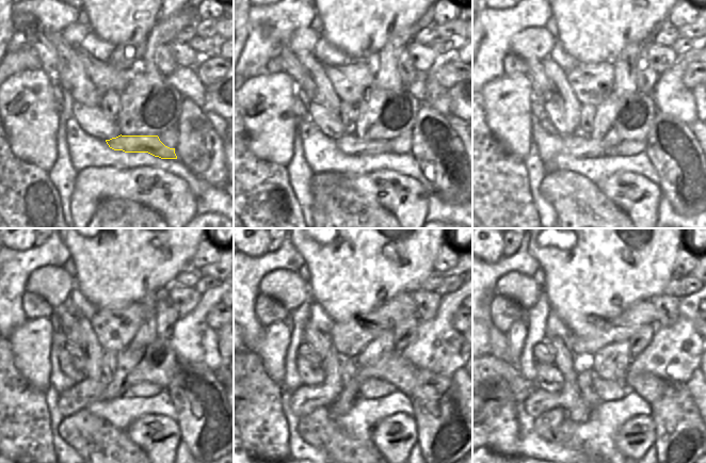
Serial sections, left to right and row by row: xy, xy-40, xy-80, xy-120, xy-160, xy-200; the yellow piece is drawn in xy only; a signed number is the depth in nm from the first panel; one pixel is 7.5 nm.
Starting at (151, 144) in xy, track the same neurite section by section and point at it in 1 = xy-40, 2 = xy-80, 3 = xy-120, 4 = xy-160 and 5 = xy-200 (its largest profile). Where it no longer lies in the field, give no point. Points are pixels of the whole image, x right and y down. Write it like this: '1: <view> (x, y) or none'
1: xy-40 (350, 144)
2: xy-80 (576, 144)
3: xy-120 (92, 387)
4: xy-160 (304, 400)
5: xy-200 (541, 401)

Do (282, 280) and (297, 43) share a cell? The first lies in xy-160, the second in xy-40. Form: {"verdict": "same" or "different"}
{"verdict": "same"}

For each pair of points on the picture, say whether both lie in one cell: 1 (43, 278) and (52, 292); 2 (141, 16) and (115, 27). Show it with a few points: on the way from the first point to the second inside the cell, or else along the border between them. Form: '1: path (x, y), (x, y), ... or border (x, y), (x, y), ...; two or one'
1: path (46, 282), (52, 289); one
2: path (135, 21), (122, 21); one

